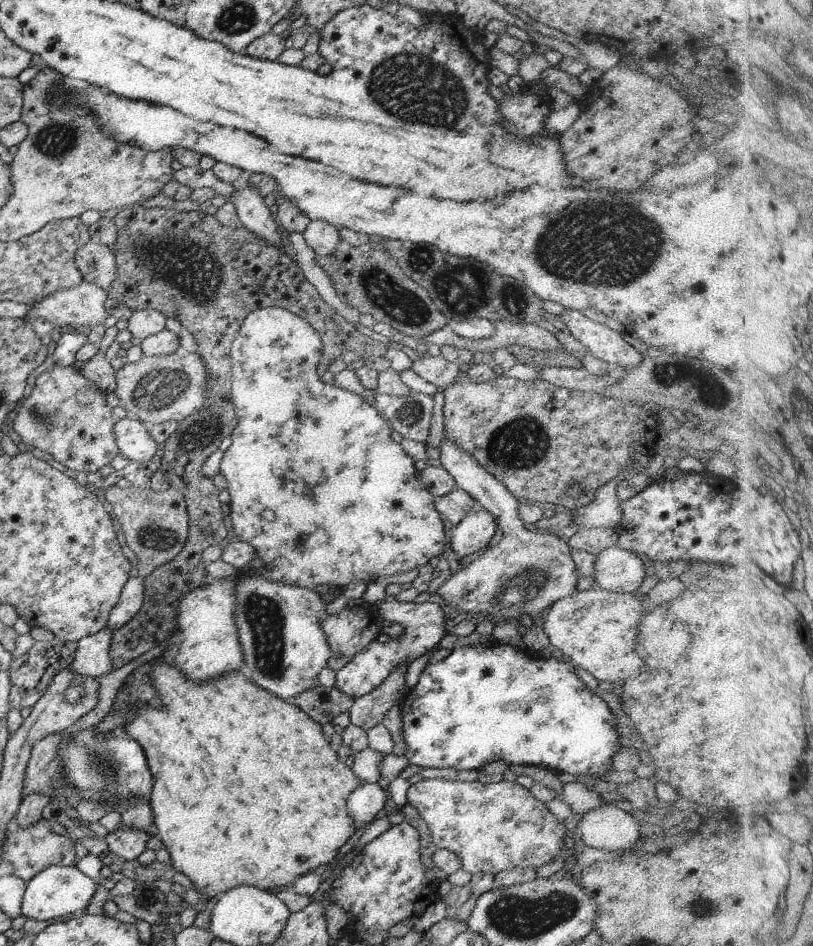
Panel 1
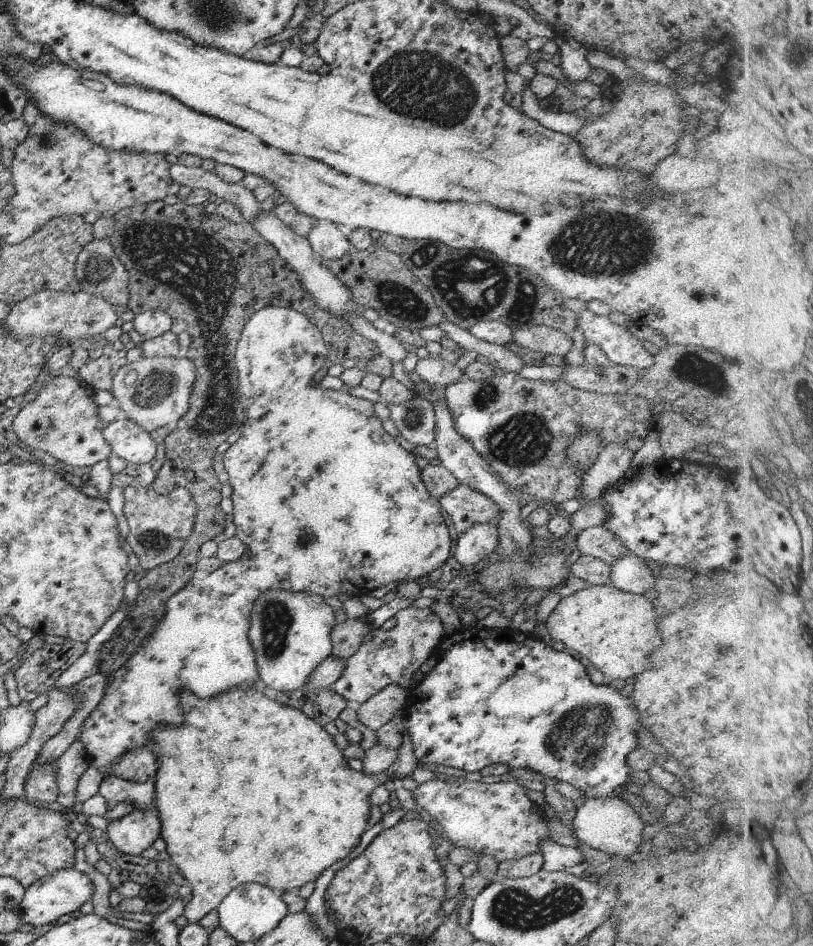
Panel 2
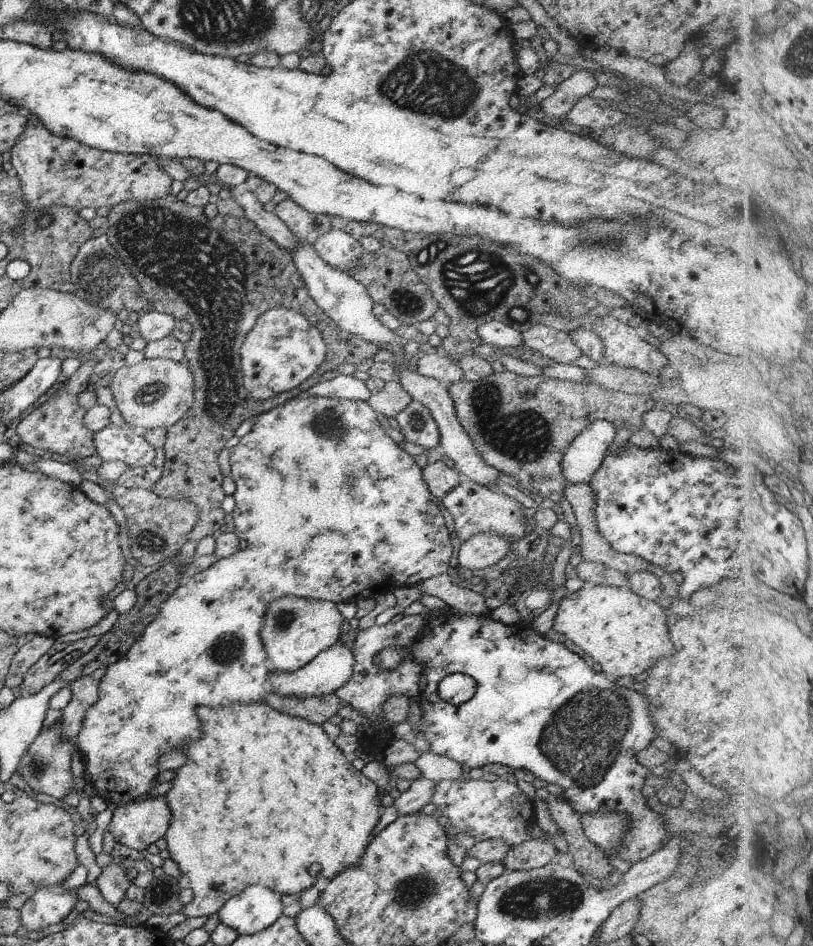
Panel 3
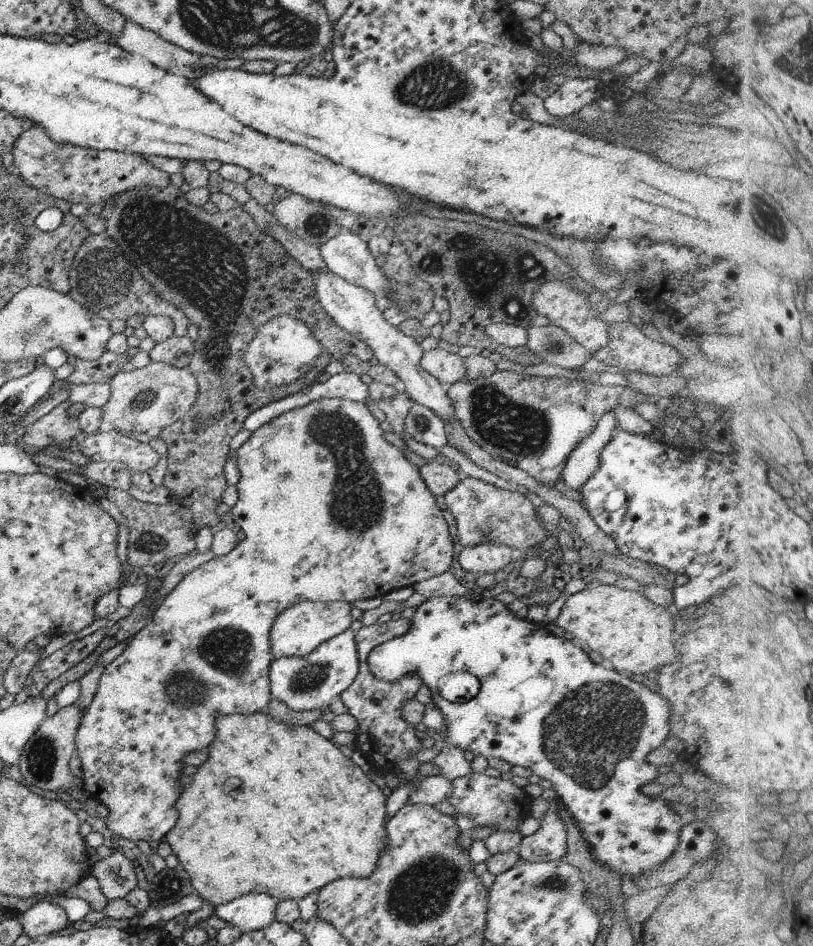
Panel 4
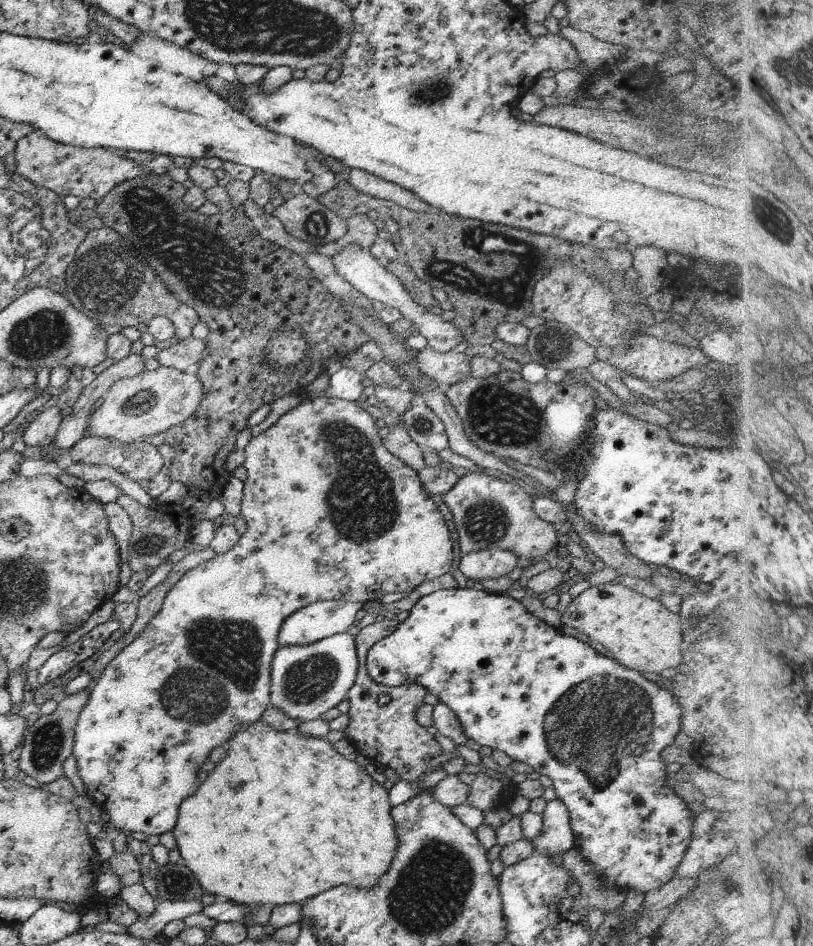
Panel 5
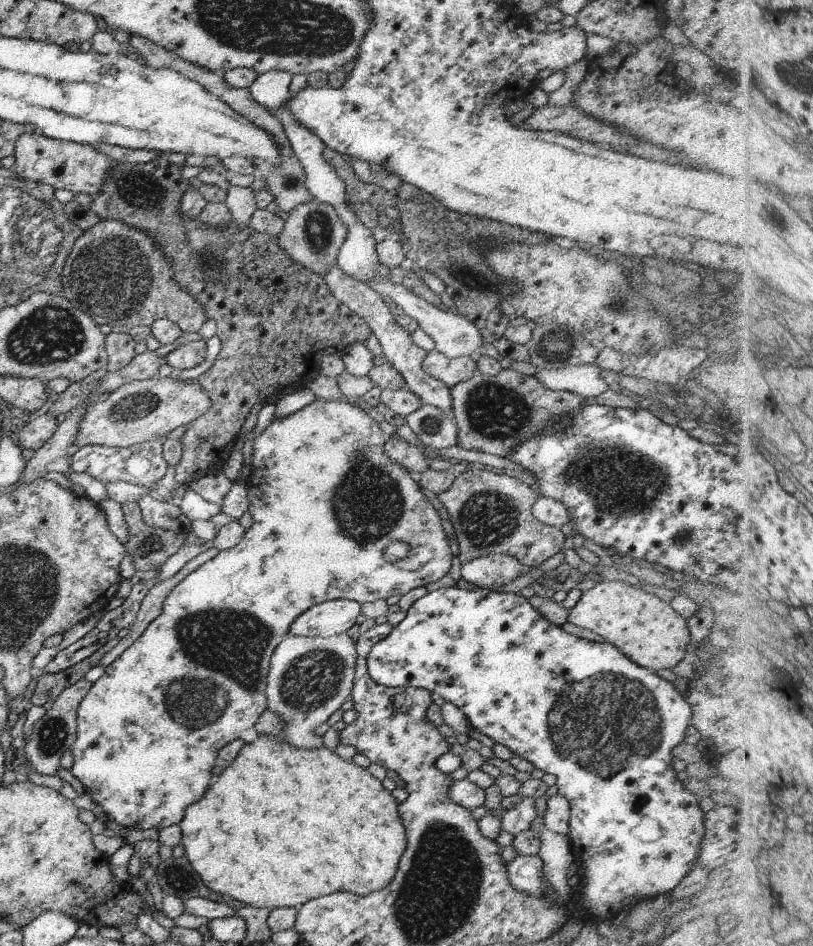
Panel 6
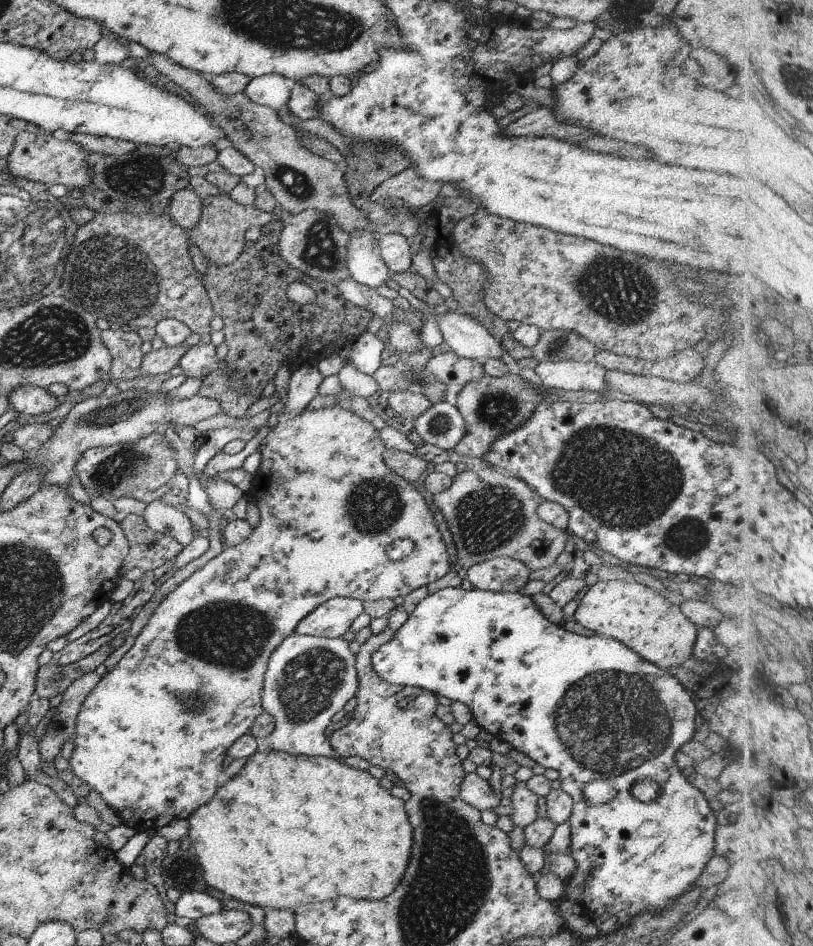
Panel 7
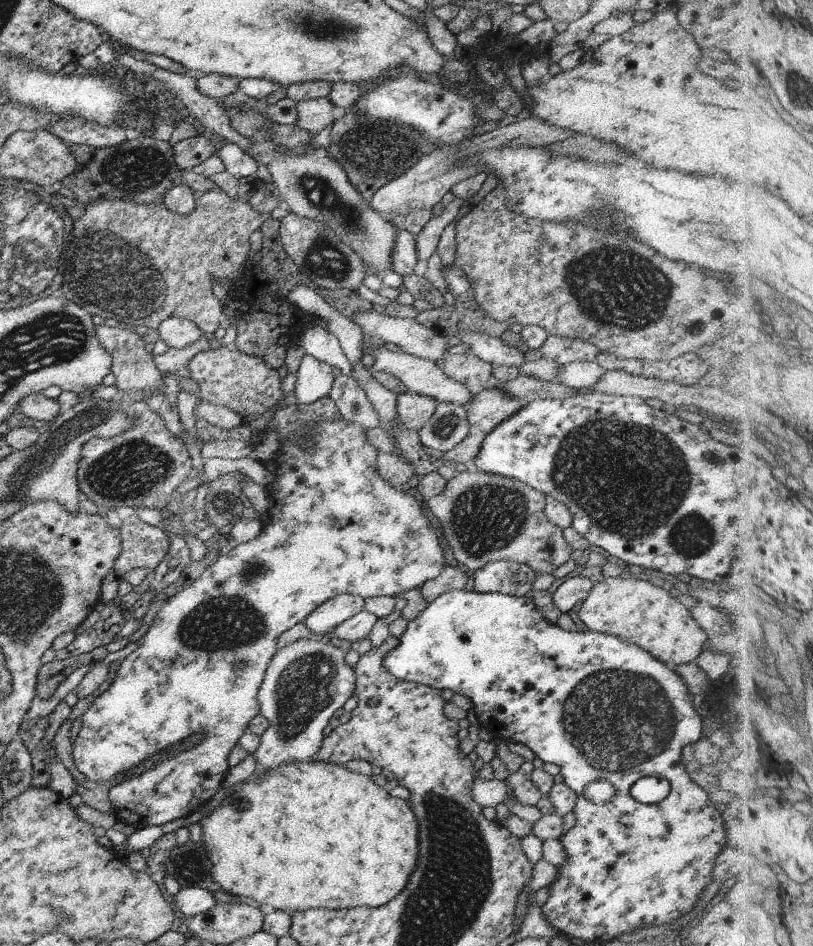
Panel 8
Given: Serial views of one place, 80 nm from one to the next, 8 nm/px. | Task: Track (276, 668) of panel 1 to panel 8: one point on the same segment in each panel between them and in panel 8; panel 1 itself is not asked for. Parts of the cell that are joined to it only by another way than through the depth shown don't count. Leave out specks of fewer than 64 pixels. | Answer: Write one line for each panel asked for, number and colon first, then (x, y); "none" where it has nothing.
2: (289, 632)
3: (294, 630)
4: (298, 629)
5: (320, 619)
6: (331, 617)
7: (329, 620)
8: (326, 616)

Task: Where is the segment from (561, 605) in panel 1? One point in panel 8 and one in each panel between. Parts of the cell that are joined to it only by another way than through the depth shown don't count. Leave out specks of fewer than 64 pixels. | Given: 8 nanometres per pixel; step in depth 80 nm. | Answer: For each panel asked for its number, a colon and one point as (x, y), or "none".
2: (615, 631)
3: (624, 633)
4: (634, 635)
5: (639, 632)
6: (646, 630)
7: (645, 622)
8: (635, 611)

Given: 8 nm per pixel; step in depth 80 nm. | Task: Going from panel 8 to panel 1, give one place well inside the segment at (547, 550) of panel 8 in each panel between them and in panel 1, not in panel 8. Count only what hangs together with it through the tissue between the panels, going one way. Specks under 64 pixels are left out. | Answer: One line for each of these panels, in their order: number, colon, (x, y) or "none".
1: (453, 506)
2: (466, 507)
3: (475, 509)
4: (484, 514)
5: (489, 513)
6: (490, 513)
7: (489, 513)

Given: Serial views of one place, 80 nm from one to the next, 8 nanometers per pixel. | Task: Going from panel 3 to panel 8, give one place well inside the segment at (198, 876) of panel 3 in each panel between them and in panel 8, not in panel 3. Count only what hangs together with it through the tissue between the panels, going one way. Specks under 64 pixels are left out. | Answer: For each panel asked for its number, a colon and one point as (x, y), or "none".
4: (283, 801)
5: (283, 817)
6: (281, 826)
7: (285, 831)
8: (310, 835)

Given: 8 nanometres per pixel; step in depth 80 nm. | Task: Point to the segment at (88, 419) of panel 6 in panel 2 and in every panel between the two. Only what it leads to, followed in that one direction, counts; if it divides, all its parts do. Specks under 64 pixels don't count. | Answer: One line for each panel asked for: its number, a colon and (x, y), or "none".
2: (154, 391)
3: (153, 393)
4: (148, 399)
5: (149, 403)

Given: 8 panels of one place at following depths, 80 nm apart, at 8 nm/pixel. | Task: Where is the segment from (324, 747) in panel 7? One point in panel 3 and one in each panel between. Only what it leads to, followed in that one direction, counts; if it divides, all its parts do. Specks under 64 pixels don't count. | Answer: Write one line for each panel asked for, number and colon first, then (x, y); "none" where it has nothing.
3: (322, 675)
4: (309, 682)
5: (306, 680)
6: (308, 678)

